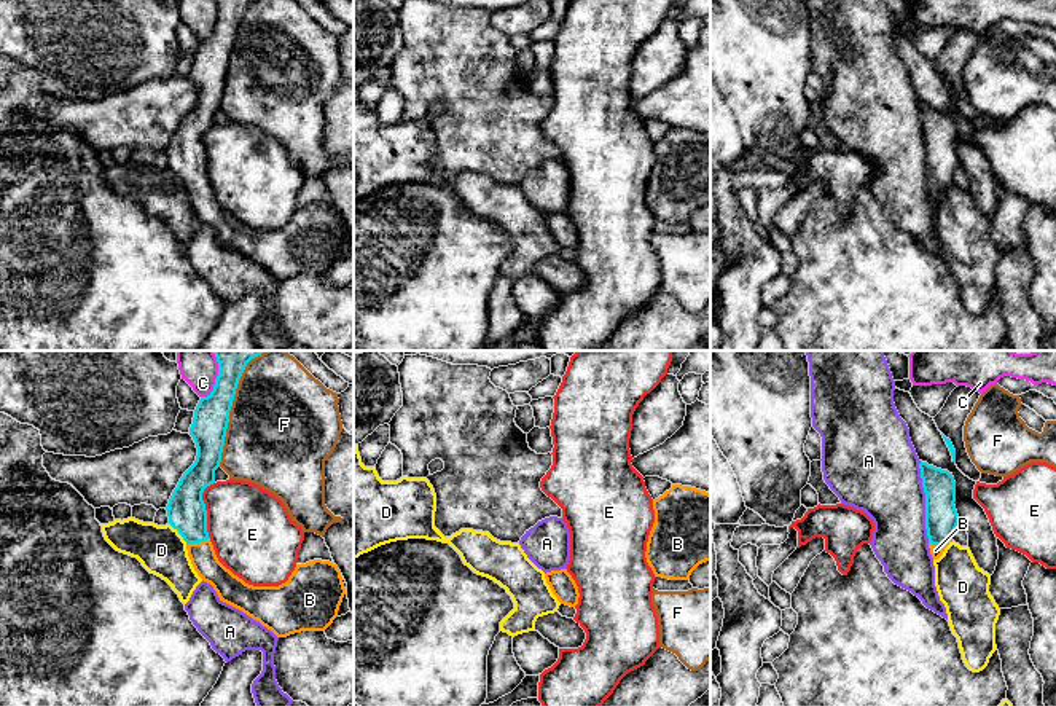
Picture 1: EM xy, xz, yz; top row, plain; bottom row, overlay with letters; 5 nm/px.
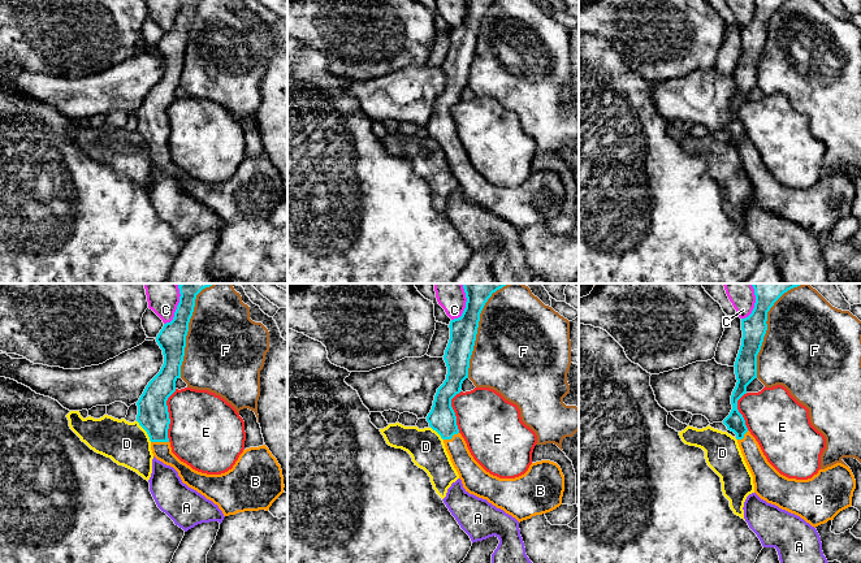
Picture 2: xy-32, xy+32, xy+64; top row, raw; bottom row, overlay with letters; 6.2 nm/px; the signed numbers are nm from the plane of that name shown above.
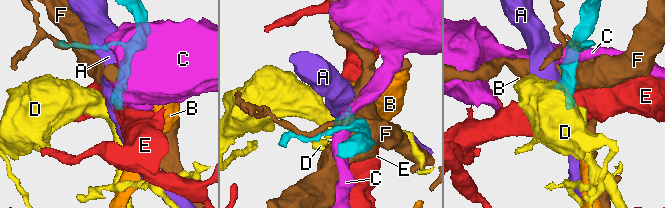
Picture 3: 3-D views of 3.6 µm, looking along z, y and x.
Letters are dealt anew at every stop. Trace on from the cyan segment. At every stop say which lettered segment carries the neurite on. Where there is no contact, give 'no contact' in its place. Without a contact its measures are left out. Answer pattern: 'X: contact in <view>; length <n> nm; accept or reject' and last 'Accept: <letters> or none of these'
A: contact in yz; length 420 nm; reject
B: contact in xy; length 130 nm; accept
C: contact in xy; length 240 nm; reject
D: contact in xy; length 140 nm; reject
E: contact in xy; length 280 nm; reject
F: contact in xy; length 650 nm; reject
Accept: B

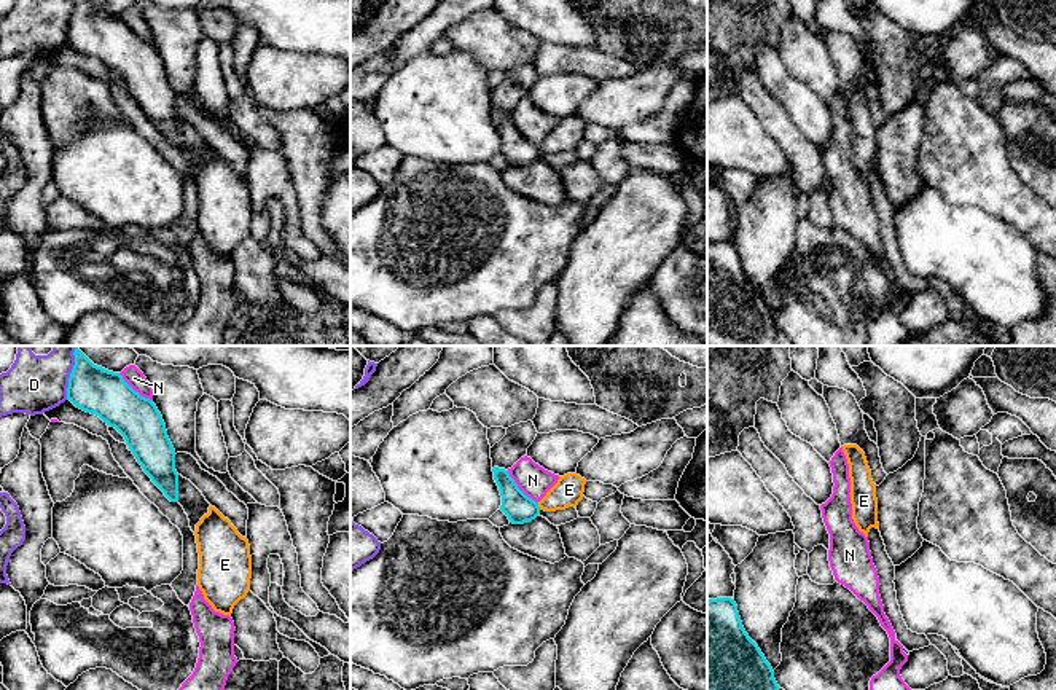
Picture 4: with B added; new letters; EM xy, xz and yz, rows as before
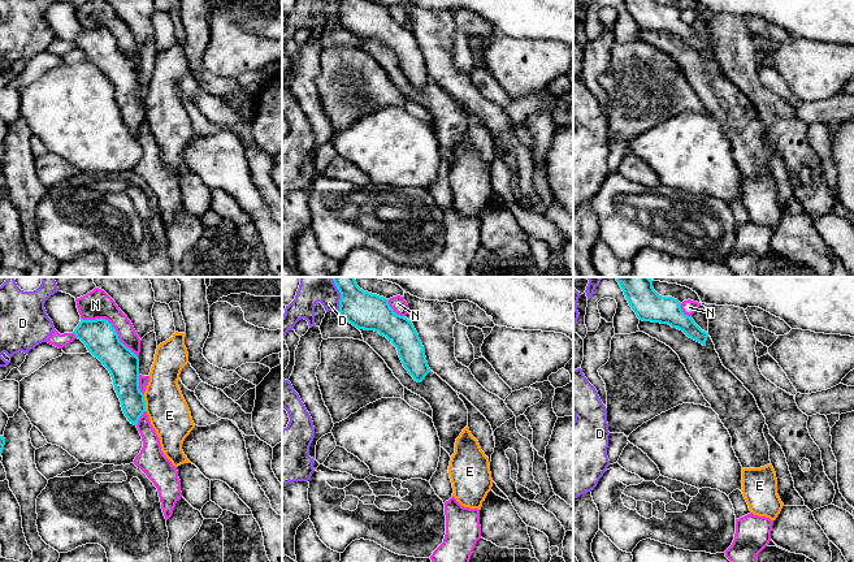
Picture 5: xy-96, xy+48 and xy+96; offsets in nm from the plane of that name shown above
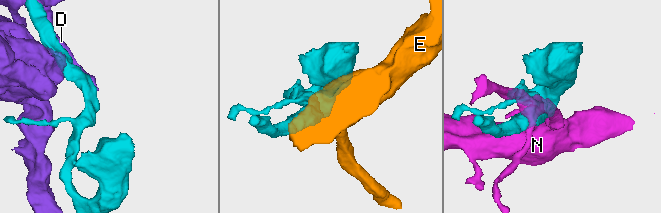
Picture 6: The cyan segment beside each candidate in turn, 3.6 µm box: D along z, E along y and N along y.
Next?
D: contact in xy; length 280 nm; reject
E: contact in xz; length 40 nm; reject
N: contact in xz; length 220 nm; reject
Accept: none of these

